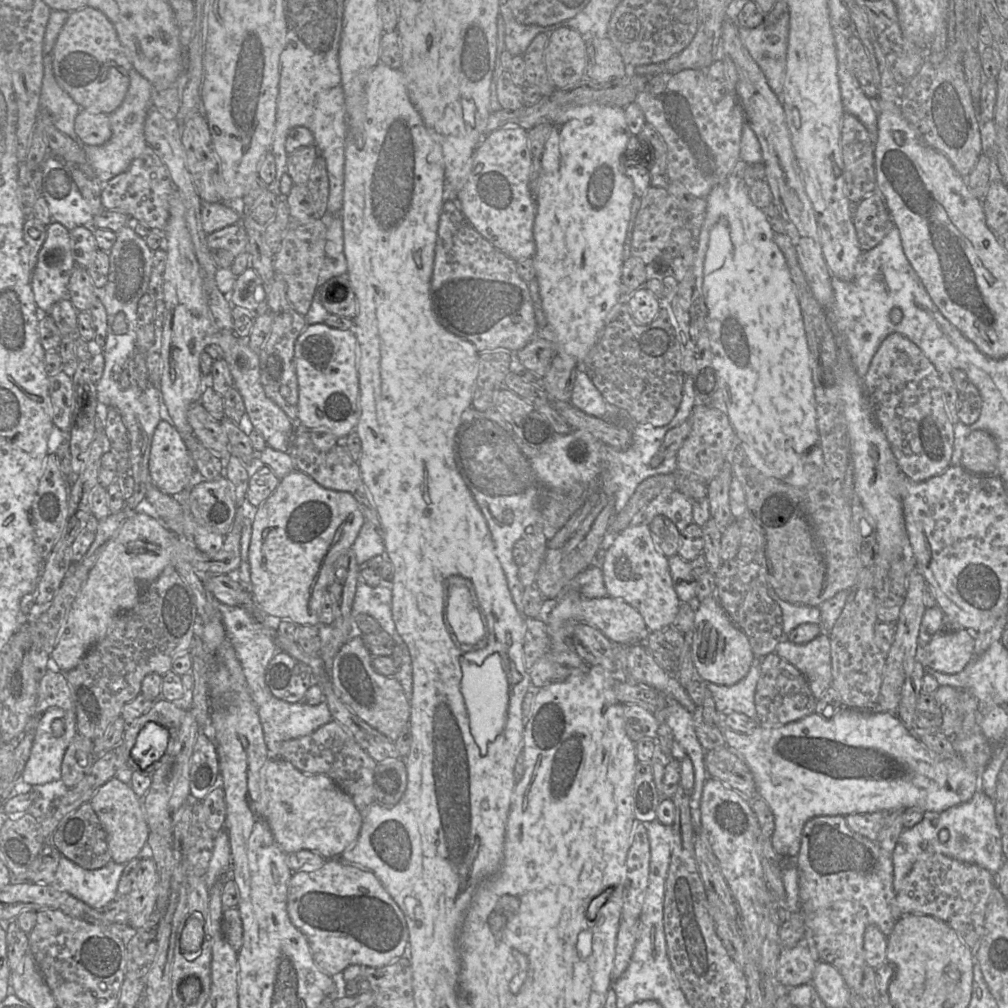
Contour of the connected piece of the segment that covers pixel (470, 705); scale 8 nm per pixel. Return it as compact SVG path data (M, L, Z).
M498 653L489 655L482 665L460 658L462 679L460 690L468 714L471 734L483 755L487 753L489 743L493 742L504 730L507 719L508 681Z

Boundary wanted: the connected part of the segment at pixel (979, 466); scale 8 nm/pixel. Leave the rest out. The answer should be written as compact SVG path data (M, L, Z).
M972 431L964 442L961 466L975 475L997 475L999 451L986 431Z

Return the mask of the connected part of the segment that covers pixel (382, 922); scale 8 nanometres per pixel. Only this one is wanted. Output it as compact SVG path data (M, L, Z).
M332 858L322 866L293 871L287 911L306 938L316 965L335 978L349 965L383 967L408 950L408 927L402 910L380 880L357 863Z

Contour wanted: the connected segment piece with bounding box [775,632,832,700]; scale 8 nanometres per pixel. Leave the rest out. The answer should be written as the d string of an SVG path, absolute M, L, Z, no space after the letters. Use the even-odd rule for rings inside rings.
M827 632L806 644L795 644L783 638L775 653L804 675L816 700L831 687L831 647Z

